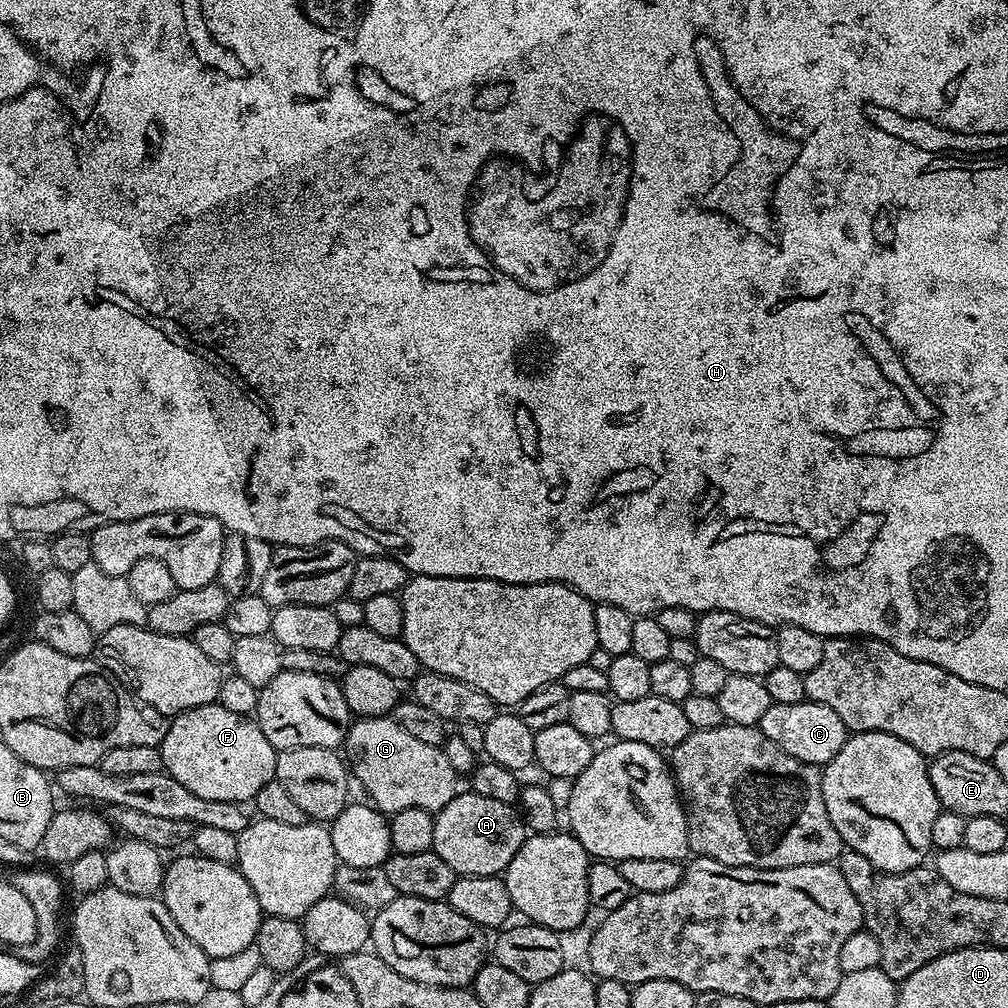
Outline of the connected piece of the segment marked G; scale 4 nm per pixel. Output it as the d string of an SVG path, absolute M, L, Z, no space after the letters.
M391 715L353 719L348 725L348 737L344 740L342 752L355 783L357 780L368 791L367 799L385 814L401 812L407 808L417 808L435 814L442 810L442 806L446 806L446 802L458 795L458 773L454 766L450 766L443 747L422 742L411 734L406 734L406 730L402 730L402 726L398 726L398 722L394 722Z

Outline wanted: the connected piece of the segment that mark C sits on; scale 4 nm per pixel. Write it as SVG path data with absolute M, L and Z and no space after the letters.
M807 698L794 706L772 704L770 710L766 710L766 714L762 714L758 726L762 730L762 734L766 734L766 738L770 738L770 742L774 742L774 746L786 750L786 754L790 754L790 758L798 758L798 762L817 766L829 764L834 758L834 754L838 754L838 750L842 750L845 740L850 735L842 718L838 718L838 714L834 714L834 710L830 710L830 706L822 706Z

